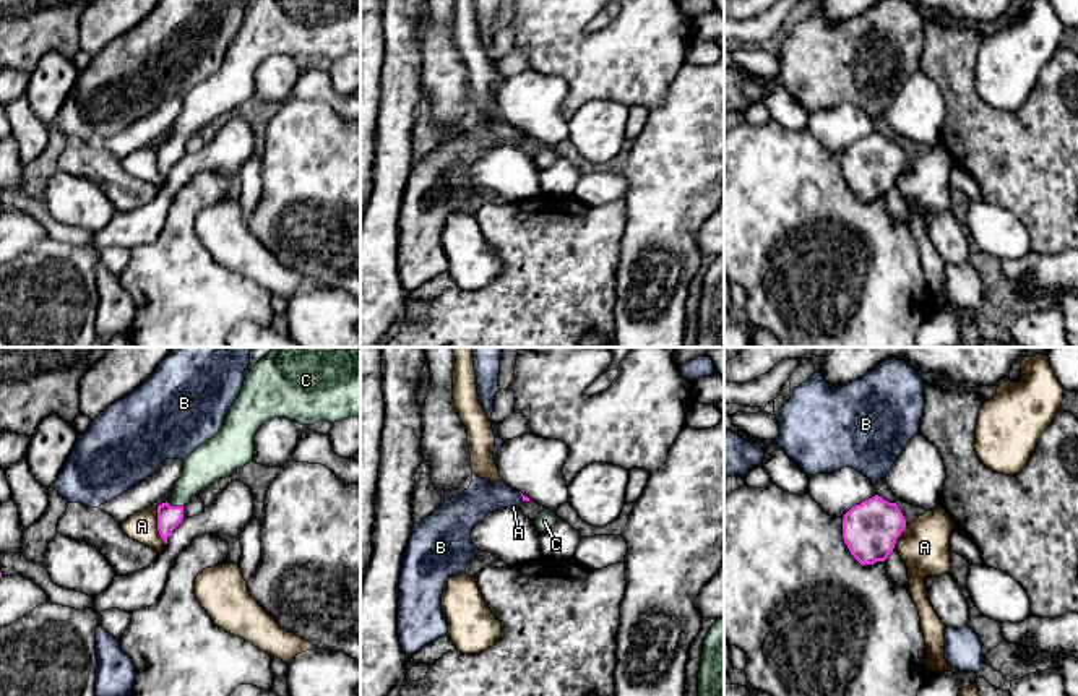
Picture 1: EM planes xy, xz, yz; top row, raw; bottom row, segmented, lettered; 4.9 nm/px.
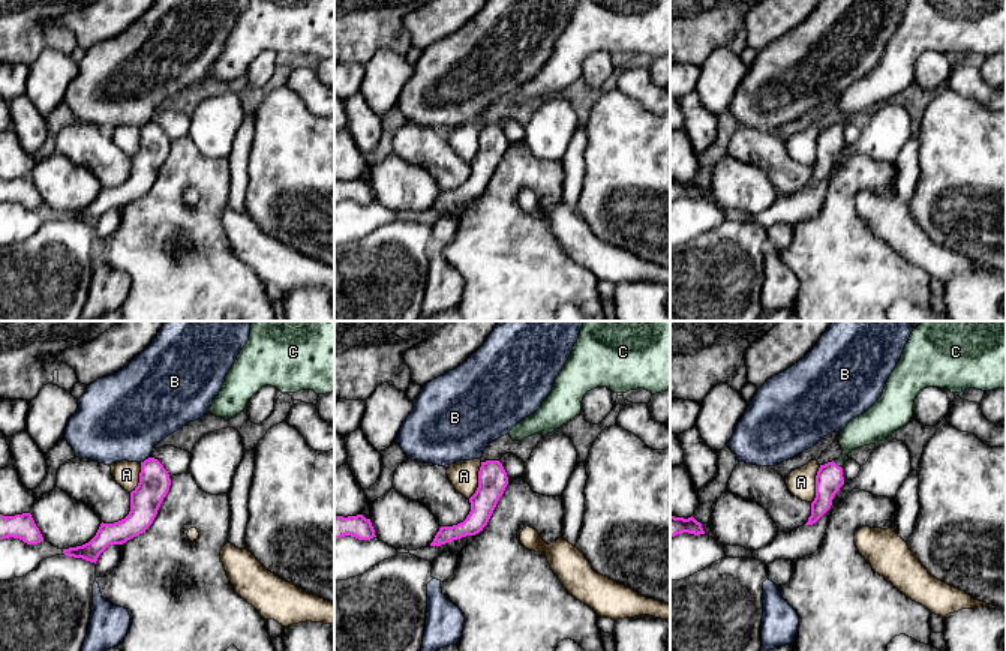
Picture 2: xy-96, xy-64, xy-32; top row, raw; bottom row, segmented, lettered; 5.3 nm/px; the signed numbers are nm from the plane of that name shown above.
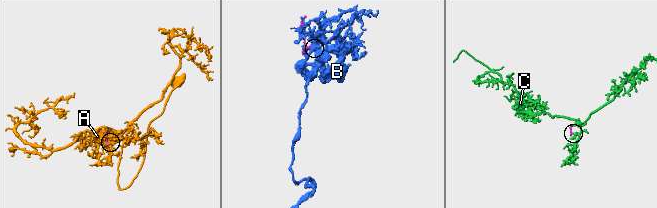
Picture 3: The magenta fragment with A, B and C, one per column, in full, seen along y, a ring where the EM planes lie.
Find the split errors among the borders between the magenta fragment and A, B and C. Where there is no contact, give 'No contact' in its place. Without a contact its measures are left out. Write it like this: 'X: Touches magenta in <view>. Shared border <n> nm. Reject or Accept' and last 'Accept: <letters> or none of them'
A: Touches magenta in xy. Shared border 200 nm. Reject
B: Touches magenta in xz. Shared border 50 nm. Reject
C: Touches magenta in xy. Shared border 90 nm. Accept
Accept: C

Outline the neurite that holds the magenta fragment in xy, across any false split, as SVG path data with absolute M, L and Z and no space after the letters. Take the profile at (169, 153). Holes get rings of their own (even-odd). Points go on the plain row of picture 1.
M255 0L219 68L183 96L170 136L157 143L164 180L192 133L253 96L255 71L274 54L302 62L360 55L360 0Z

